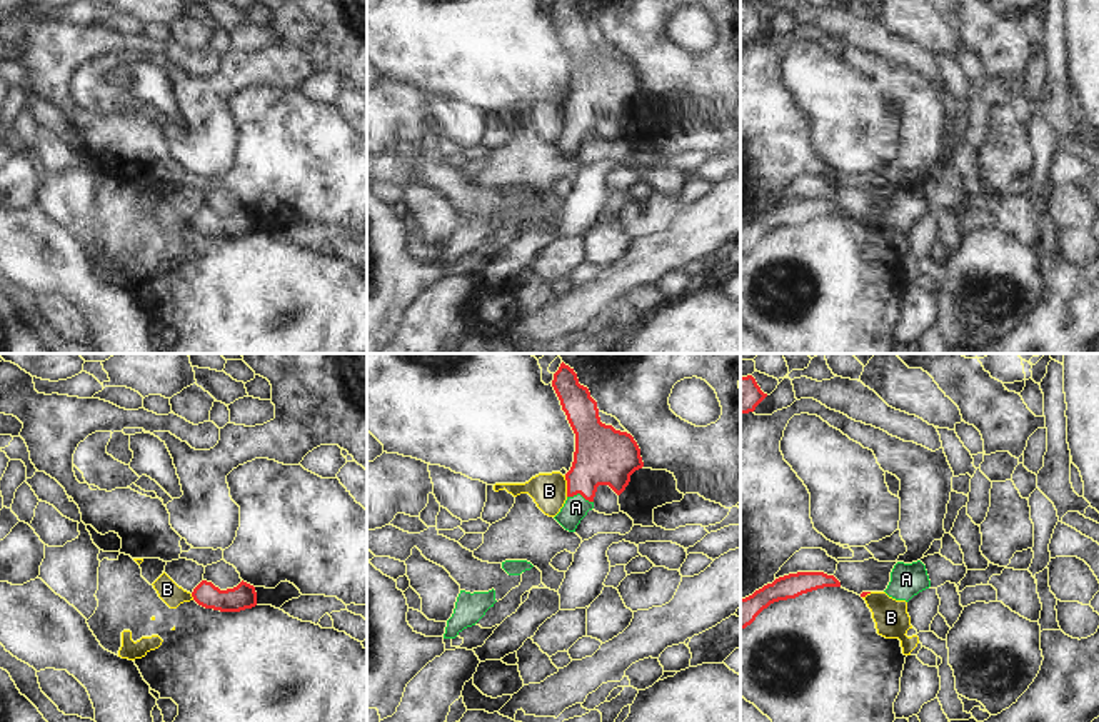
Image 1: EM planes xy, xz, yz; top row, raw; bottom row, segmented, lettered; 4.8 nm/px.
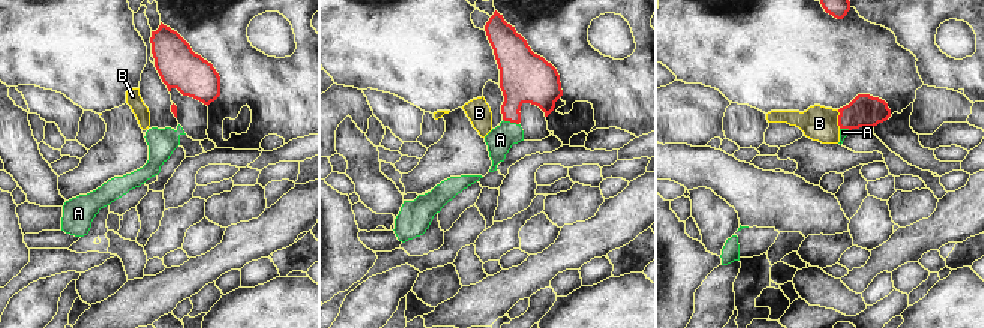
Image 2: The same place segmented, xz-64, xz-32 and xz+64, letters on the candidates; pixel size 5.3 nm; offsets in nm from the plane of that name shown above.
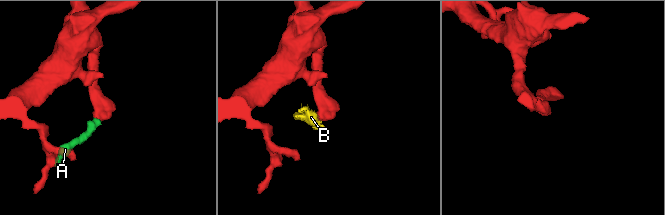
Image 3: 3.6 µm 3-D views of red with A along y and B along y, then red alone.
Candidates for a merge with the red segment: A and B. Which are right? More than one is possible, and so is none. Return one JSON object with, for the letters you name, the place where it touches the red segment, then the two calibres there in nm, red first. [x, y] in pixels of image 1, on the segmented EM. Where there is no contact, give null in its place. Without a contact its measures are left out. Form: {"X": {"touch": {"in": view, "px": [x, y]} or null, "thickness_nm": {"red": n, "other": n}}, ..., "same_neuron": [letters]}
{"A": {"touch": {"in": "xz", "px": [581, 494]}, "thickness_nm": {"red": 280, "other": 120}}, "same_neuron": ["A"]}

